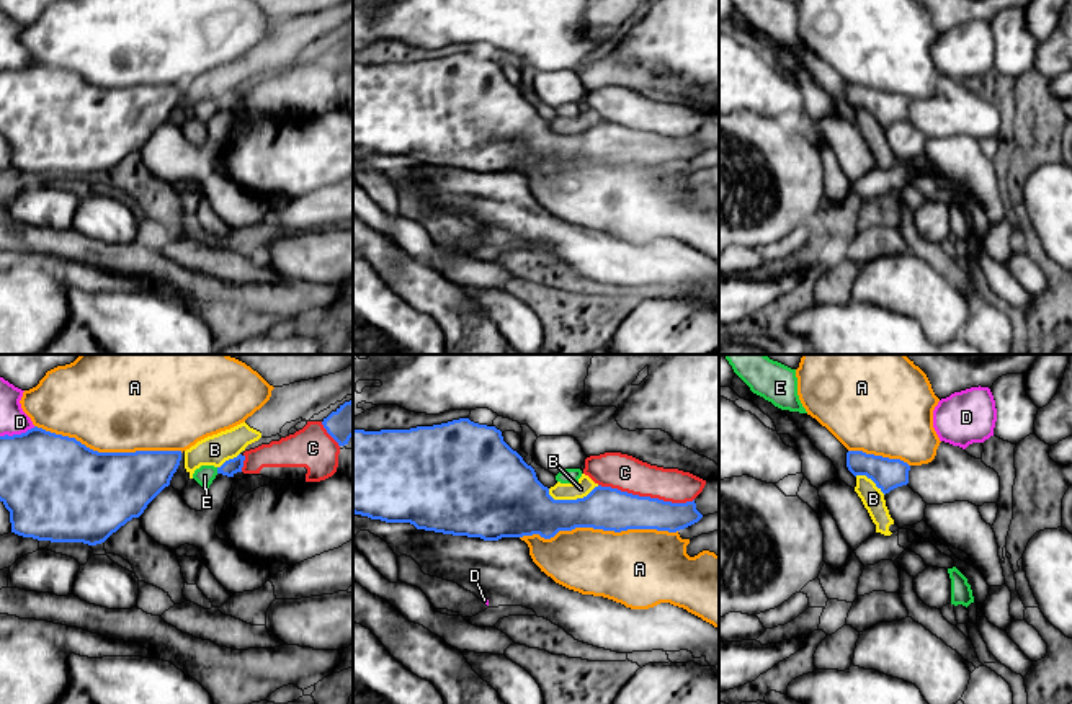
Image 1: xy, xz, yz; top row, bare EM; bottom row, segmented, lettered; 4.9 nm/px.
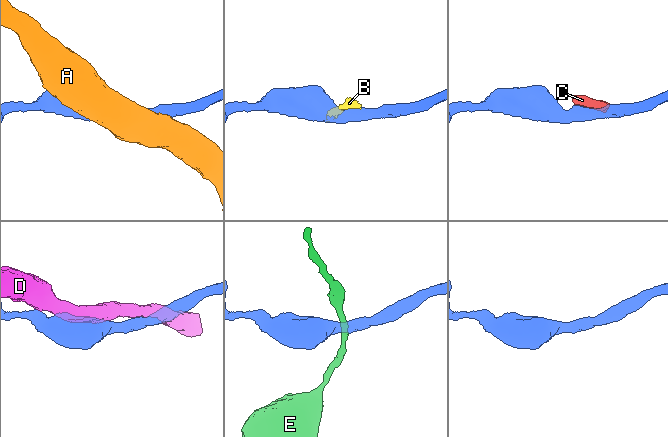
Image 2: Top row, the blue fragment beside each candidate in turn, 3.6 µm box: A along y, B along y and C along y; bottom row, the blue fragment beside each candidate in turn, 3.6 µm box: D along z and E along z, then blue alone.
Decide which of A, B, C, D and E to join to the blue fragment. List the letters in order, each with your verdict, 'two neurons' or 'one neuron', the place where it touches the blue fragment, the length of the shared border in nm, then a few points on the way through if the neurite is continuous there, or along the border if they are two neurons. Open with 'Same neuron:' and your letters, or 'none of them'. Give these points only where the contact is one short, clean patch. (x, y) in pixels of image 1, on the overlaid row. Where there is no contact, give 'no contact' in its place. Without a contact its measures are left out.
Same neuron: none of them
A: two neurons; contact xz (598, 528); length 800 nm
B: two neurons; contact xz (572, 500); length 260 nm
C: two neurons; contact xz (646, 497); length 480 nm
D: two neurons; contact xy (17, 435); length 180 nm
E: two neurons; contact xy (218, 471); length 30 nm; border xy (216, 467), (218, 472)

